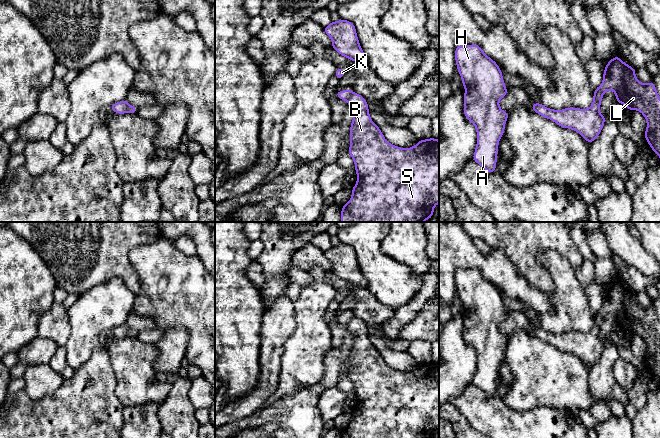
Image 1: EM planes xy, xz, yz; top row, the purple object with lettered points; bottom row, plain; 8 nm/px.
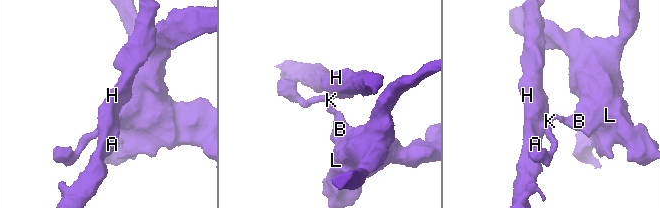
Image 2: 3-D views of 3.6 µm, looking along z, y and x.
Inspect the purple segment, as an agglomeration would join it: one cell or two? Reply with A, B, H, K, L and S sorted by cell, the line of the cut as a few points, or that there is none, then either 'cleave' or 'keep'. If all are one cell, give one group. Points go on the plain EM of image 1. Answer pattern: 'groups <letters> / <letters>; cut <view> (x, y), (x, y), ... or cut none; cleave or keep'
groups A H K / B L S; cut xz (353, 316), (346, 324); cleave

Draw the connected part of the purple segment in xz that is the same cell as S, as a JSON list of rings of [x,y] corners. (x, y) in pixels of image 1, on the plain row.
[[[354,317],[347,324],[353,337],[353,345],[350,350],[350,366],[348,378],[352,381],[357,398],[357,406],[352,414],[352,421],[342,430],[341,438],[433,438],[434,431],[439,427],[439,364],[435,362],[419,364],[411,372],[401,372],[390,368],[382,358],[380,352],[372,345],[369,338],[368,327],[360,318]]]

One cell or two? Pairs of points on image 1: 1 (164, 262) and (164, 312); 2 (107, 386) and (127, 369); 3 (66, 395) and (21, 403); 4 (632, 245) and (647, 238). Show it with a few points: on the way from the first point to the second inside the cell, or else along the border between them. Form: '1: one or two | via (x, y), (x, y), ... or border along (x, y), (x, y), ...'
1: one | via (161, 274), (160, 277), (164, 281), (164, 300)
2: two | border along (109, 356), (116, 382), (115, 395), (121, 402)
3: one | via (55, 406), (32, 407)
4: two | border along (639, 240), (649, 254)

